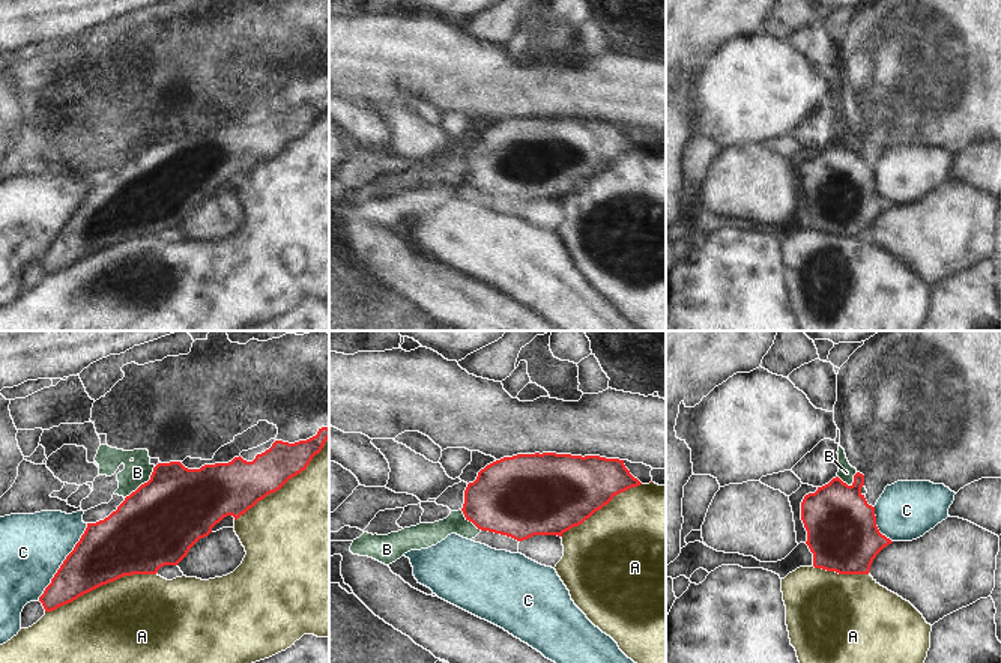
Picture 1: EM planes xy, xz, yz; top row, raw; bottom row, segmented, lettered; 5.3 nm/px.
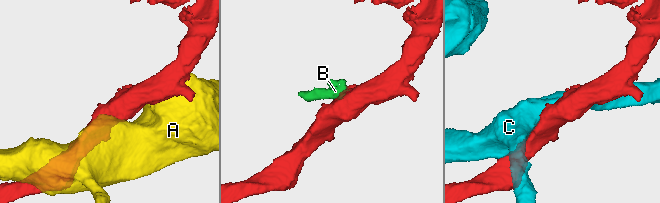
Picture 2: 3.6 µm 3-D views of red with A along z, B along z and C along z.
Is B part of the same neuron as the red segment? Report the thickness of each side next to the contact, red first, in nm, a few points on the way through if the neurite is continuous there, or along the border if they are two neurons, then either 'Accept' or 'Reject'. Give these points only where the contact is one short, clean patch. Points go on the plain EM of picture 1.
Thickness 440 nm (red) against 140 nm. Boundary: xy (155, 130), (151, 140), (125, 161). Reject

